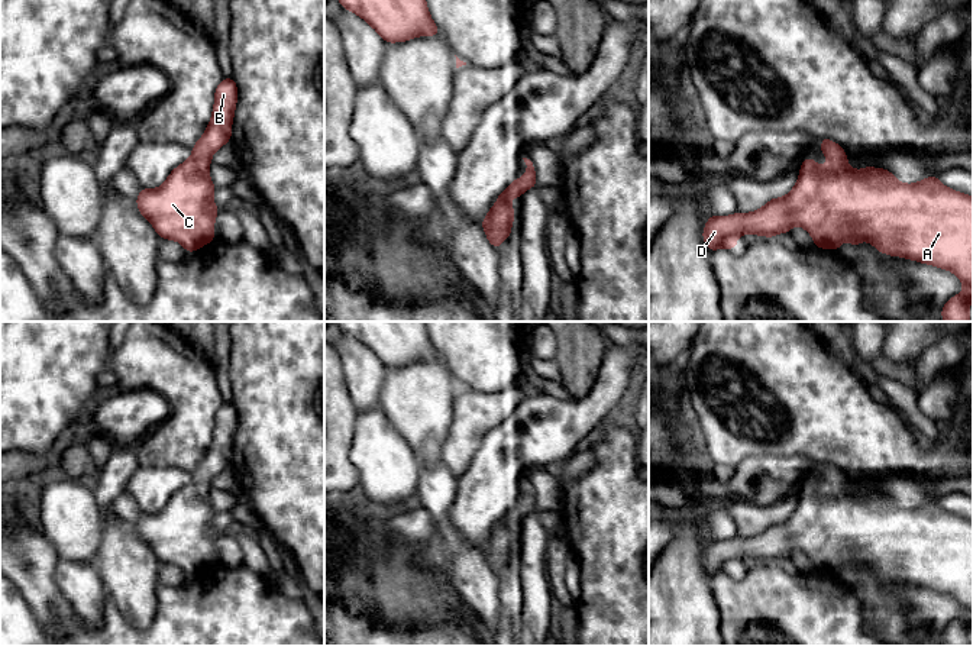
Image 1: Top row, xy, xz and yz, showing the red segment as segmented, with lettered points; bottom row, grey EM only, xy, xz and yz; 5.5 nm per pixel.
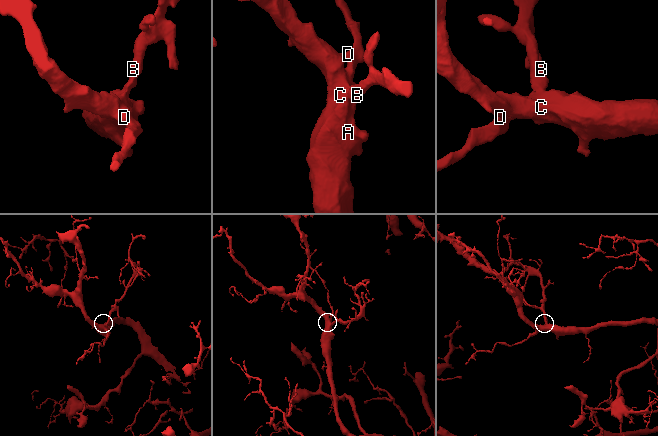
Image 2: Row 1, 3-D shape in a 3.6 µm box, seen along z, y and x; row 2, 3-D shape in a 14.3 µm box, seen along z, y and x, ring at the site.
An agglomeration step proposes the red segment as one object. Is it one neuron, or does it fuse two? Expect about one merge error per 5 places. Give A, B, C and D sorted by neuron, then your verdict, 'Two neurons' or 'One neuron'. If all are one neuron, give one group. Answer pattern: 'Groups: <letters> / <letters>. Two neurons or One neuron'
Groups: A B C D. One neuron

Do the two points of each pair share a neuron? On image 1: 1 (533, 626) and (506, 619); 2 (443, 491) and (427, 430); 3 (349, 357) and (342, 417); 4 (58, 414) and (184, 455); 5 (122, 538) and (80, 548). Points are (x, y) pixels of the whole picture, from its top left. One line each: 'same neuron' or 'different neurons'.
1: different neurons
2: different neurons
3: different neurons
4: different neurons
5: different neurons

